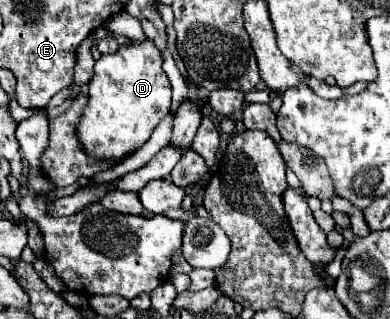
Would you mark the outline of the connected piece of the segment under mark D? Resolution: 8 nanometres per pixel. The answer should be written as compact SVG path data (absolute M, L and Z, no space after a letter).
M150 39L144 43L132 43L132 47L120 47L116 55L102 55L96 65L94 65L94 77L90 81L88 89L88 103L78 119L76 125L76 137L82 145L82 151L88 153L94 159L100 161L122 161L136 149L140 149L156 129L156 125L168 115L170 111L170 101L172 101L172 87L162 71L162 55L154 47Z

